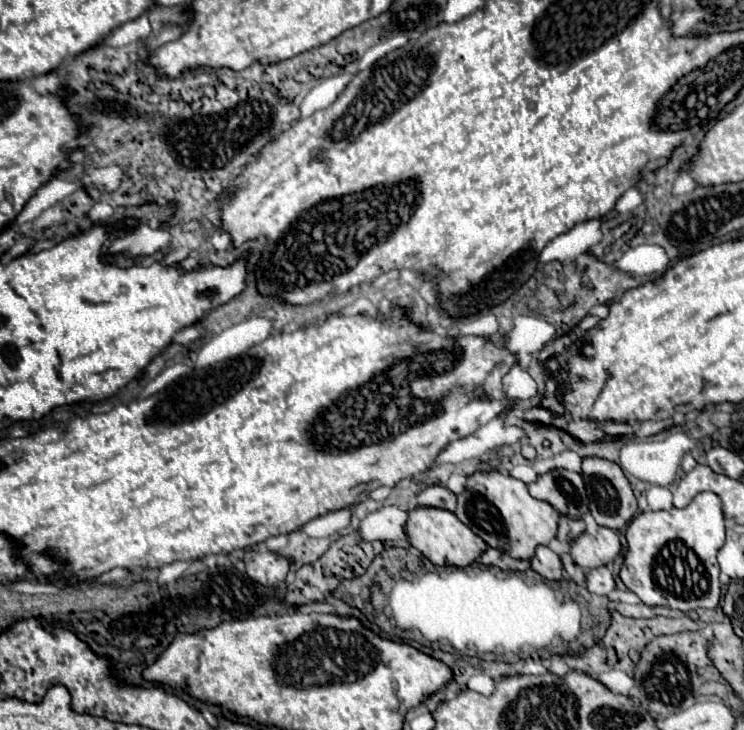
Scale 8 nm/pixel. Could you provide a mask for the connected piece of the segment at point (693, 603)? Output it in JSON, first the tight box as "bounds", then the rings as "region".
{"bounds":[621,492,725,612],"region":[[[715,492],[697,494],[689,506],[641,512],[627,528],[627,554],[621,568],[623,584],[649,606],[669,606],[681,612],[717,608],[721,600],[717,552],[725,544],[725,520]]]}

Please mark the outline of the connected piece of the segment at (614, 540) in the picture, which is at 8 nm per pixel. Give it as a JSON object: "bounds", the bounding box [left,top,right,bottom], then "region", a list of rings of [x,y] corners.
{"bounds":[569,526,621,570],"region":[[[601,526],[597,534],[587,534],[587,532],[581,534],[571,544],[569,554],[581,568],[593,570],[593,568],[611,564],[621,554],[621,542],[615,530]]]}

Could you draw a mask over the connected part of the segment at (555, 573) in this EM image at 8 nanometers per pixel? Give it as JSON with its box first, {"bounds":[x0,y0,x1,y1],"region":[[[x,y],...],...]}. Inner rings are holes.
{"bounds":[531,546,563,582],"region":[[[539,546],[535,552],[535,558],[531,560],[531,566],[537,574],[541,574],[547,580],[553,582],[561,582],[563,580],[563,564],[559,560],[559,556],[547,548],[547,546]]]}

